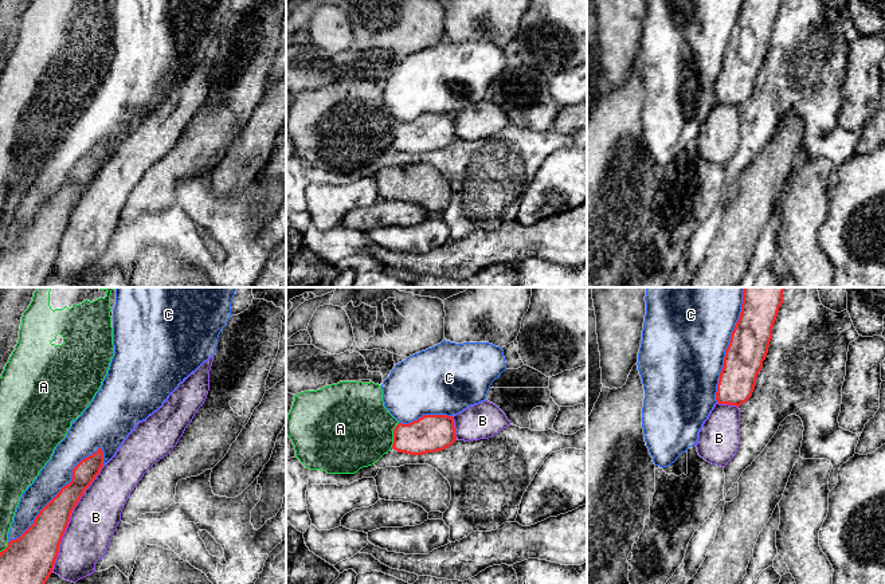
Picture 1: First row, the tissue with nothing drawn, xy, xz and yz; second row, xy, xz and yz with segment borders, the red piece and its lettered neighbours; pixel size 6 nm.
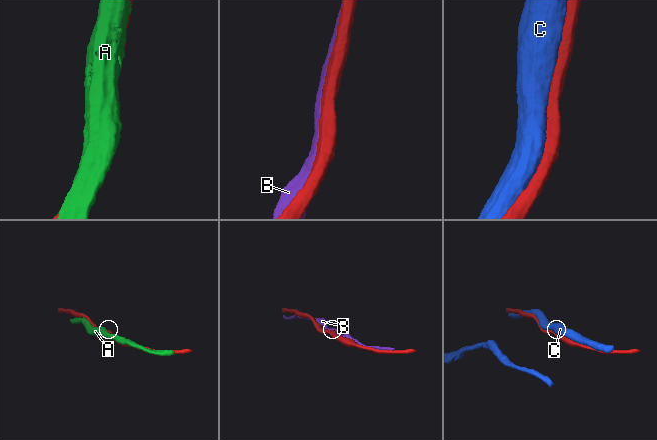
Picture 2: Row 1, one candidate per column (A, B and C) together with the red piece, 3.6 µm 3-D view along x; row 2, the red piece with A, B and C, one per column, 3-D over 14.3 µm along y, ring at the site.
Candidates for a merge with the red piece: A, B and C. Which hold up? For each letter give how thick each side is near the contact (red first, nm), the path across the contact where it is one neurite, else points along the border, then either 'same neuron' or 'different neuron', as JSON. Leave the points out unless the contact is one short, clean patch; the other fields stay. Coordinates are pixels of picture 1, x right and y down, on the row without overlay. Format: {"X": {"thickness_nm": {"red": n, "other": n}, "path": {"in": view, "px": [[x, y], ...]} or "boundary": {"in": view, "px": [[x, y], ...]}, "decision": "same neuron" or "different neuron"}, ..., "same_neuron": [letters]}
{"A": {"thickness_nm": {"red": 220, "other": 460}, "decision": "different neuron"}, "B": {"thickness_nm": {"red": 240, "other": 280}, "decision": "different neuron"}, "C": {"thickness_nm": {"red": 200, "other": 180}, "decision": "different neuron"}, "same_neuron": []}

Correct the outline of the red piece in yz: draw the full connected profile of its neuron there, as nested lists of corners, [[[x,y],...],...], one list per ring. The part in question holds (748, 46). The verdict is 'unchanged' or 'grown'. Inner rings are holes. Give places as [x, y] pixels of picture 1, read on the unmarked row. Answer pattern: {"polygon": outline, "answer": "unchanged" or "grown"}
{"polygon": [[[743,0],[718,77],[718,103],[740,106],[752,95],[782,3],[783,0]]], "answer": "unchanged"}

